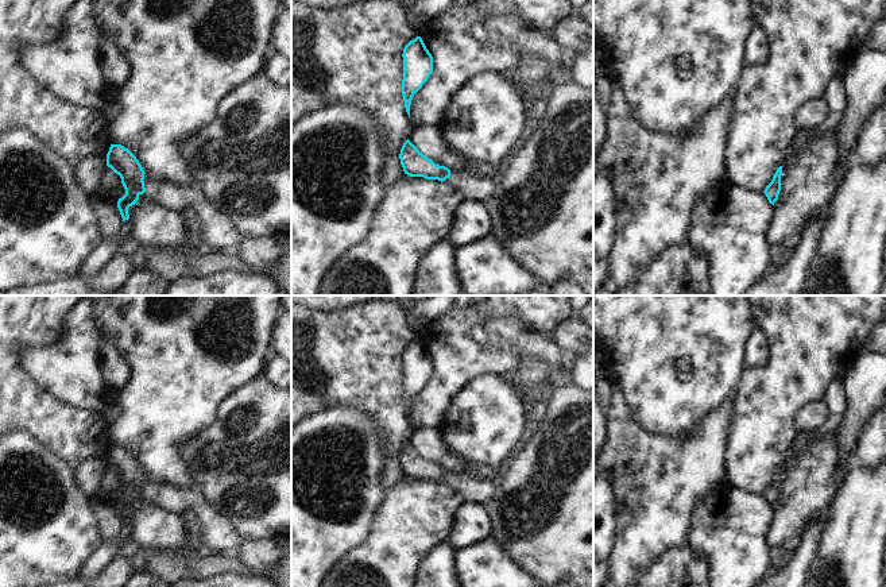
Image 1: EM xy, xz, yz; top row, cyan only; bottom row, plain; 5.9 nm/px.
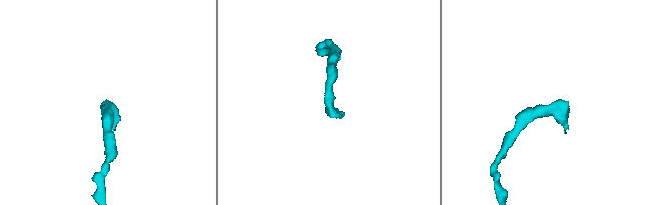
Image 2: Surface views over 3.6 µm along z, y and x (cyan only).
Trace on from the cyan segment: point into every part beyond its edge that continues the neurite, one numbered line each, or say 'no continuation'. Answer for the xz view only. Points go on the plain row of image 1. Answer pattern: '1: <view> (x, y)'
1: xz (471, 489)

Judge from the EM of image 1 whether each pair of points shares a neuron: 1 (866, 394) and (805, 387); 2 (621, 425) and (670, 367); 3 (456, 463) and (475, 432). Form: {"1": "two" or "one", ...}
{"1": "two", "2": "two", "3": "two"}

